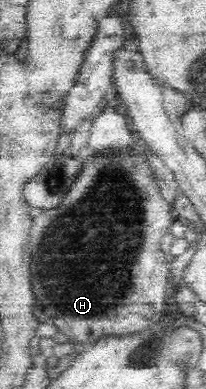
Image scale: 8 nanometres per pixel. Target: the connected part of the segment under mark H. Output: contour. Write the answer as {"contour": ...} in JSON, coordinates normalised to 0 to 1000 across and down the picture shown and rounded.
{"contour":[[[675,365],[641,383],[626,378],[621,383],[456,391],[417,411],[398,411],[393,432],[330,486],[277,535],[209,542],[150,571],[141,694],[155,751],[165,753],[165,787],[155,787],[165,812],[194,830],[262,833],[277,848],[311,859],[350,884],[379,879],[379,884],[427,884],[432,889],[451,889],[495,866],[631,864],[767,833],[791,823],[786,807],[835,746],[825,663],[786,645],[777,627],[791,607],[820,596],[825,581],[859,566],[859,558],[845,553],[845,537],[791,514],[757,455],[748,455],[748,434],[738,434],[718,388]]]}

